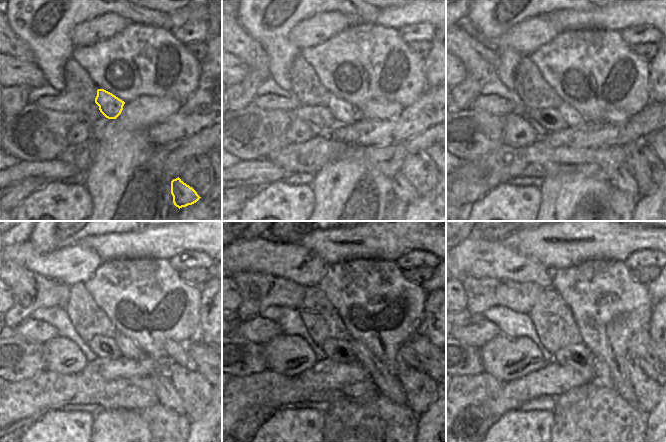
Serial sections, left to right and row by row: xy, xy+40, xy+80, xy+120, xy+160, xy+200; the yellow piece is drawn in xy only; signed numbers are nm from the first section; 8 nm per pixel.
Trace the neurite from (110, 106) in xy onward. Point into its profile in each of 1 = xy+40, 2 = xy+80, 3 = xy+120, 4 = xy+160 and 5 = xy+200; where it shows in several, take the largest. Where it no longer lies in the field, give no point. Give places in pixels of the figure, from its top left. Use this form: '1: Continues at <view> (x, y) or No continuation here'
1: Continues at xy+40 (344, 112)
2: Continues at xy+80 (574, 119)
3: Continues at xy+120 (130, 349)
4: Continues at xy+160 (386, 383)
5: Continues at xy+200 (603, 375)

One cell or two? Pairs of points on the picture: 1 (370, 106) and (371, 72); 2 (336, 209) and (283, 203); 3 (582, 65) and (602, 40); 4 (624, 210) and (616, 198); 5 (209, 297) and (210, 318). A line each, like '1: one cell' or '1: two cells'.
1: two cells
2: two cells
3: one cell
4: one cell
5: one cell

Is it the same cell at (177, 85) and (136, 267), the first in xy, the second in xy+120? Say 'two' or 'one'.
one

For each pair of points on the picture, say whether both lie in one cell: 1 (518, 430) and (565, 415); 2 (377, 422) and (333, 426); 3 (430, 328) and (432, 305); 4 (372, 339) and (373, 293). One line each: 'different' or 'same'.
1: different
2: different
3: same
4: same

